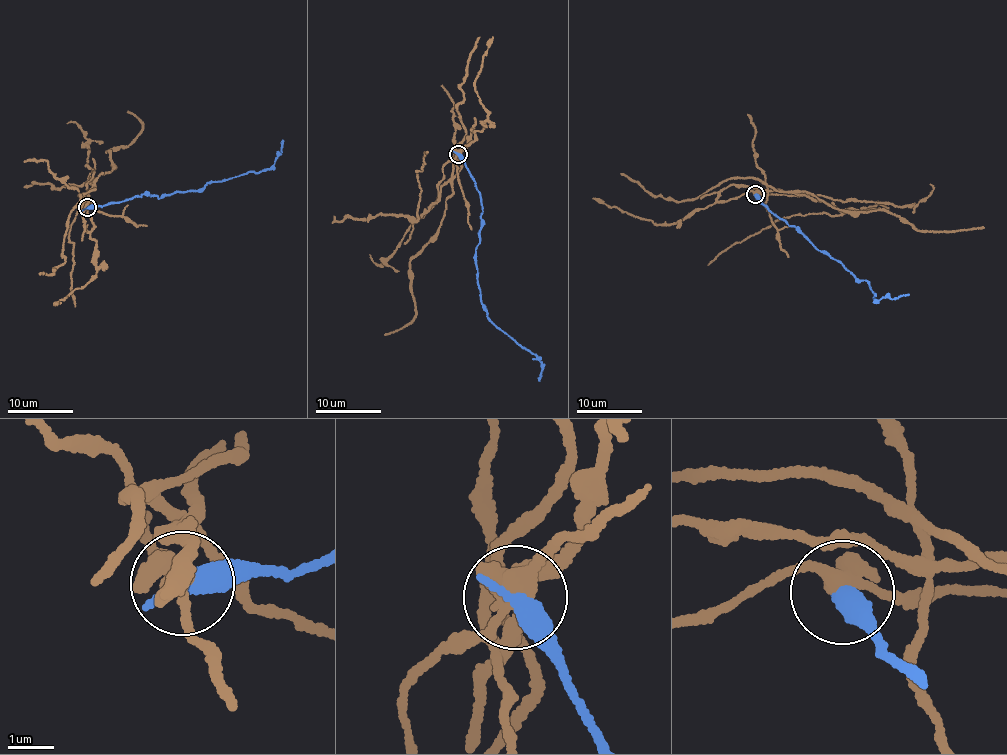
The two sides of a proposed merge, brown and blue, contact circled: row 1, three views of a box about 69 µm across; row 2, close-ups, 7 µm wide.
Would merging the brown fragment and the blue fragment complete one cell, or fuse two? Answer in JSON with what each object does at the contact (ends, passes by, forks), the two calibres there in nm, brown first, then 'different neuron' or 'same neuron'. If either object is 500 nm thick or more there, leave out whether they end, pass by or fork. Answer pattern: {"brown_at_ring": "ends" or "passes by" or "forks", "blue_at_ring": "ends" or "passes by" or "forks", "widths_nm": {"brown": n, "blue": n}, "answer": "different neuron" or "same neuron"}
{"brown_at_ring": "forks", "blue_at_ring": "ends", "widths_nm": {"brown": 340, "blue": 480}, "answer": "different neuron"}

